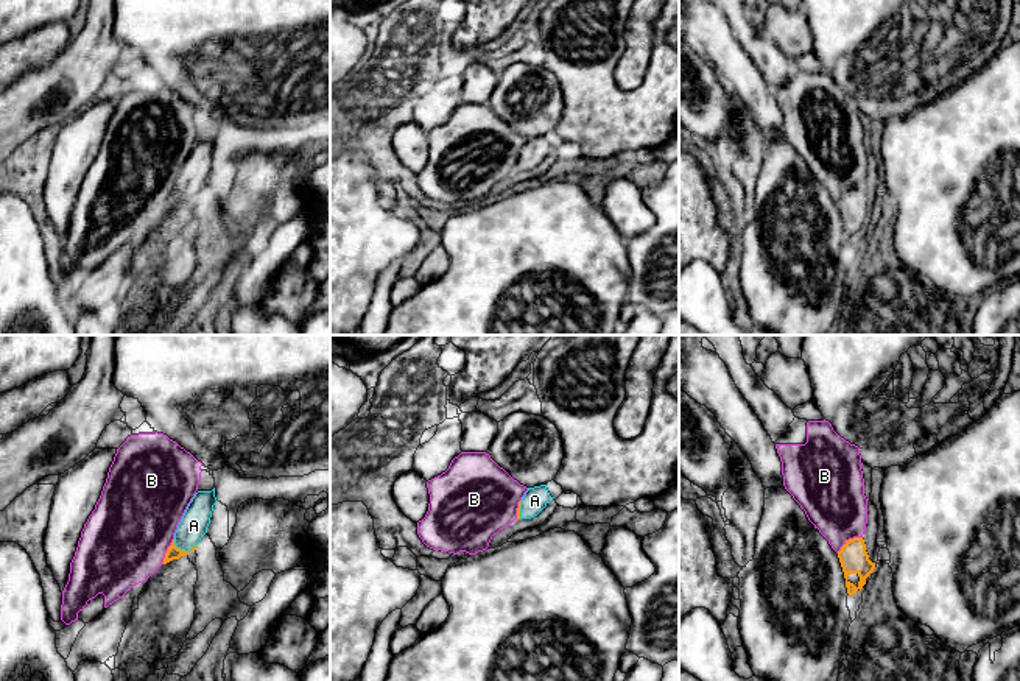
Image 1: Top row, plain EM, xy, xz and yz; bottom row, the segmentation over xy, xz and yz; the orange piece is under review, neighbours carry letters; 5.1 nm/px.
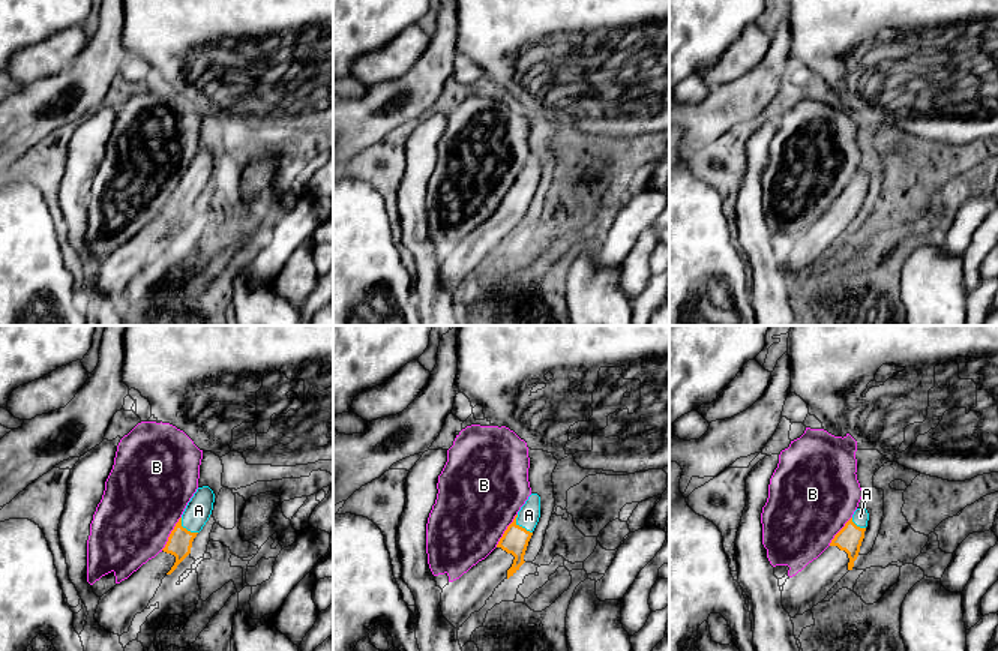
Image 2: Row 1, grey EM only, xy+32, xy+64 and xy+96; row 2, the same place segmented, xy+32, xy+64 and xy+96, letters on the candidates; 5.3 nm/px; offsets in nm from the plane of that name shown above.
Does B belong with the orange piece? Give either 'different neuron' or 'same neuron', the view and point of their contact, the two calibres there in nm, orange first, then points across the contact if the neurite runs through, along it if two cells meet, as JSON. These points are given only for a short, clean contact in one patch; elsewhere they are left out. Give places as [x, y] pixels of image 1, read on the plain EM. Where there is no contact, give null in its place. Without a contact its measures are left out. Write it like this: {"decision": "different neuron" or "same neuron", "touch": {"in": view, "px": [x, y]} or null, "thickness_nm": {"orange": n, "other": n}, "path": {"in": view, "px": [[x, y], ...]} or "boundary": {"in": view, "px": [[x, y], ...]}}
{"decision": "same neuron", "touch": {"in": "yz", "px": [849, 190]}, "thickness_nm": {"orange": 150, "other": 340}}

